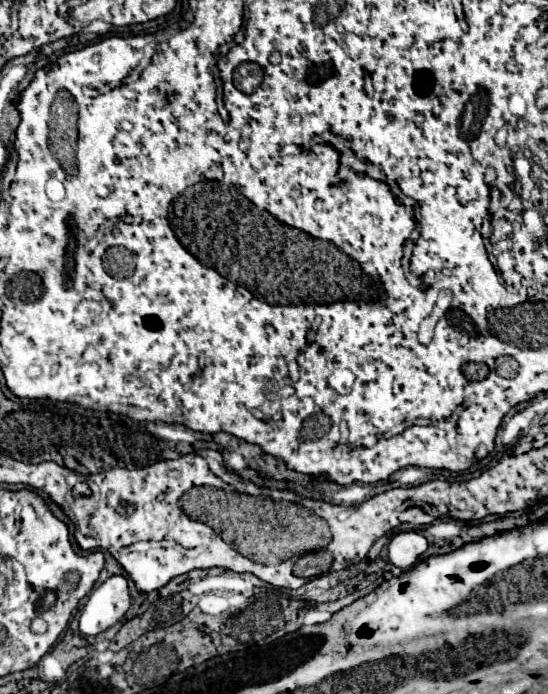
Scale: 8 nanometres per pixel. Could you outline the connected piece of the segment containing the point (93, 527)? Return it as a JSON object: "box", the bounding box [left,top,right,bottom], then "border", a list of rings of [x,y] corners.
{"box":[74,450,309,592],"border":[[[208,450],[201,454],[198,452],[186,454],[178,460],[162,460],[156,462],[152,466],[146,468],[136,468],[136,470],[126,470],[126,468],[112,468],[108,472],[96,474],[92,476],[92,482],[96,482],[98,486],[98,502],[96,502],[96,514],[90,516],[86,530],[82,530],[82,536],[74,536],[78,546],[82,550],[92,550],[92,548],[106,548],[116,560],[118,564],[130,574],[130,578],[134,580],[136,588],[140,592],[152,592],[158,590],[162,586],[166,586],[172,578],[186,574],[194,568],[214,568],[214,566],[222,566],[234,572],[250,572],[254,576],[258,576],[260,580],[272,584],[273,587],[298,589],[306,584],[309,579],[299,578],[292,574],[293,565],[296,563],[297,557],[290,558],[273,566],[264,566],[264,564],[256,564],[248,558],[244,558],[242,554],[238,554],[236,550],[232,550],[210,526],[202,524],[202,522],[192,522],[178,506],[178,498],[190,490],[192,486],[211,486],[220,489],[222,481],[220,476],[216,476],[210,470],[207,458],[216,459],[223,462],[222,455],[218,451]]]}

